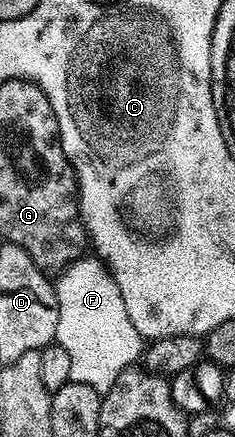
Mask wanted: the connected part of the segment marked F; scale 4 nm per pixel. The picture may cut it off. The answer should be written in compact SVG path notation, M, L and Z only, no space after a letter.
M80 257L68 263L54 280L59 306L55 339L69 353L71 382L89 385L106 393L119 380L123 371L142 356L145 340L133 329L117 281L102 258Z

